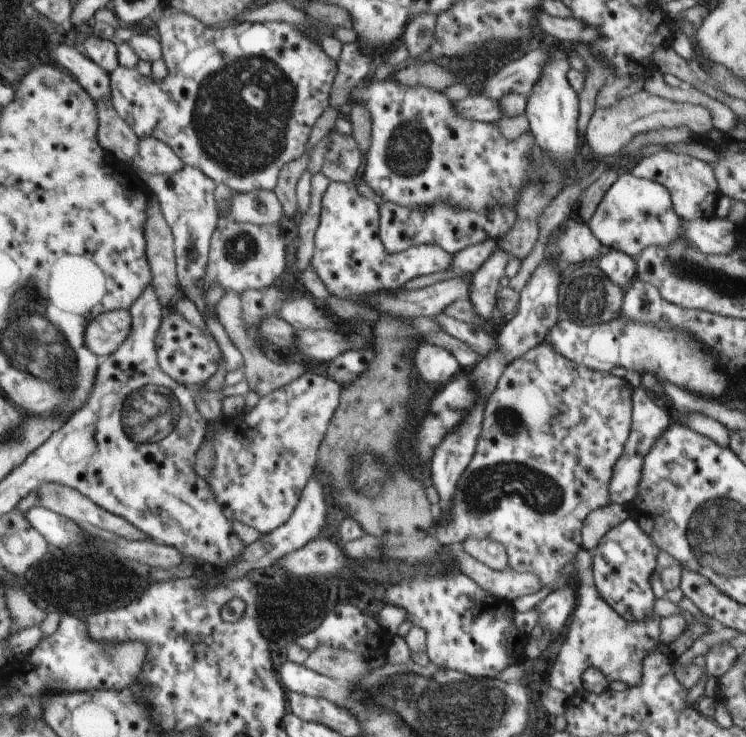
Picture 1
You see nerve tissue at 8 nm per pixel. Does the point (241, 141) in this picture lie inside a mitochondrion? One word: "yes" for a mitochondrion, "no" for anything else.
yes

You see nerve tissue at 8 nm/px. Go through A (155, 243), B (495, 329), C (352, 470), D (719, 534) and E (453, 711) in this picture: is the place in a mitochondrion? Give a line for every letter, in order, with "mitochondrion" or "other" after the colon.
A: other
B: other
C: mitochondrion
D: mitochondrion
E: mitochondrion

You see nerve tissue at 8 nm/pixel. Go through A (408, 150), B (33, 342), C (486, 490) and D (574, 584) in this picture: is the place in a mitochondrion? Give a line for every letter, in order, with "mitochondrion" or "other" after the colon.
A: mitochondrion
B: mitochondrion
C: mitochondrion
D: other

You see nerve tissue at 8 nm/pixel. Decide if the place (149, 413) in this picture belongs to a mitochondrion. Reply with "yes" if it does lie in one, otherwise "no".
yes

